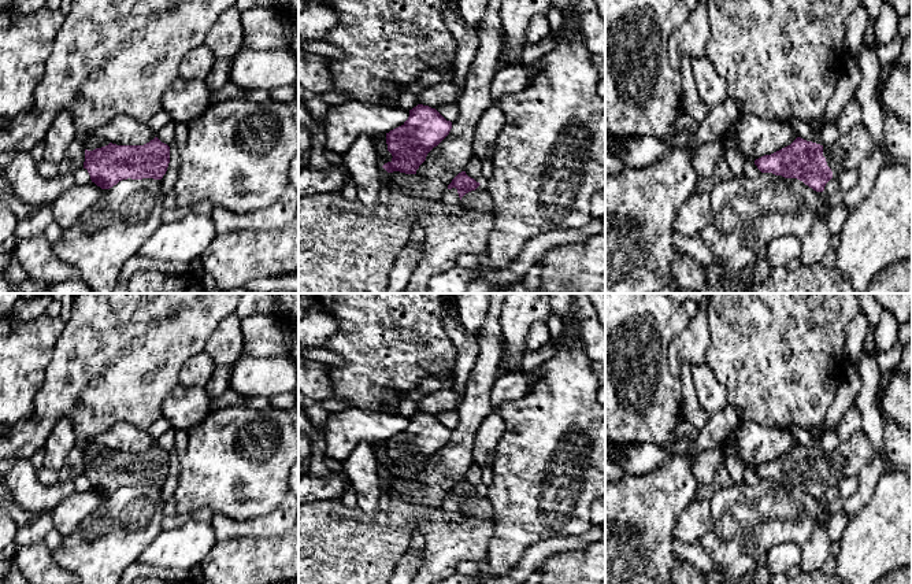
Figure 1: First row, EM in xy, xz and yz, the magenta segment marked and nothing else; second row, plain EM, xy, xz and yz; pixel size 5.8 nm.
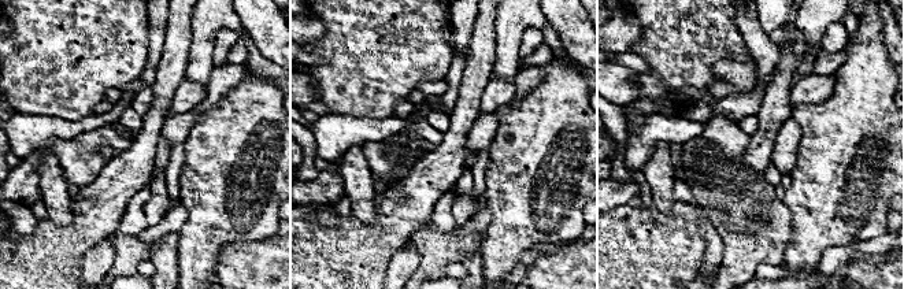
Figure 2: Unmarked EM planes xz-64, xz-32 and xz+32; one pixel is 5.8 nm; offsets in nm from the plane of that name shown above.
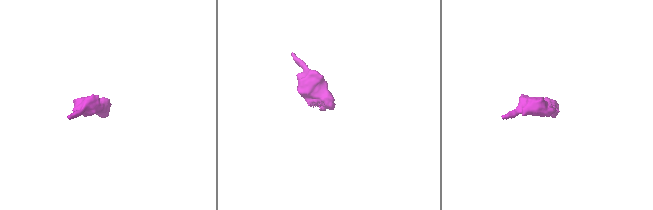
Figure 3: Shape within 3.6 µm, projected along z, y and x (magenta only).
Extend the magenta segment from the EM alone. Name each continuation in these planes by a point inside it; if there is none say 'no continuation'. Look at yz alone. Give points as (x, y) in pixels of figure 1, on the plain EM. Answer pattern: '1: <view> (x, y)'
1: yz (848, 458)

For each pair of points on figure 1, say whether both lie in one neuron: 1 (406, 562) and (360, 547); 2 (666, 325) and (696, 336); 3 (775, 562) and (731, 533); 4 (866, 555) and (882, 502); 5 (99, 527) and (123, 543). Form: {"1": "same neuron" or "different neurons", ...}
{"1": "different neurons", "2": "different neurons", "3": "different neurons", "4": "same neuron", "5": "same neuron"}

